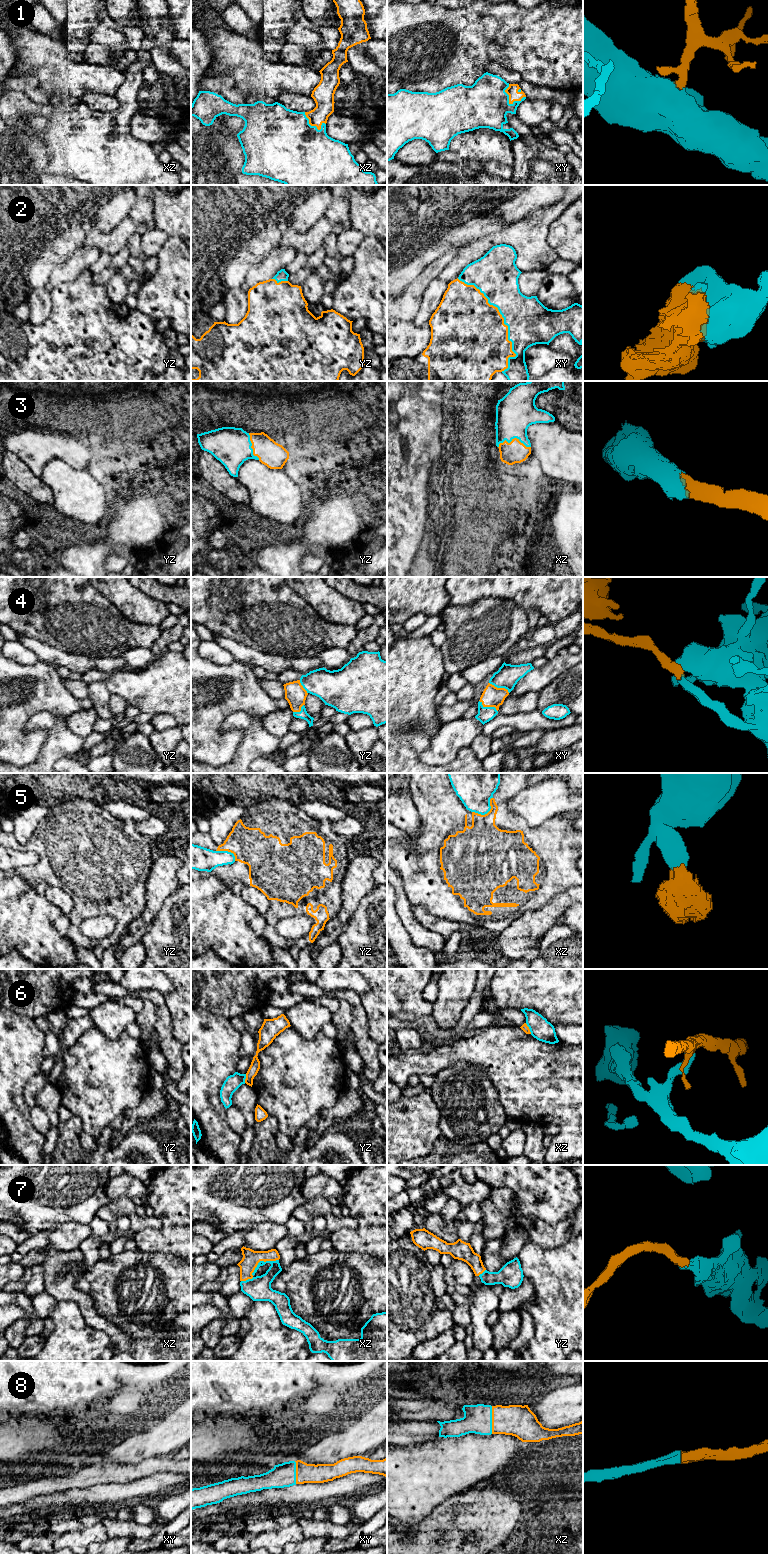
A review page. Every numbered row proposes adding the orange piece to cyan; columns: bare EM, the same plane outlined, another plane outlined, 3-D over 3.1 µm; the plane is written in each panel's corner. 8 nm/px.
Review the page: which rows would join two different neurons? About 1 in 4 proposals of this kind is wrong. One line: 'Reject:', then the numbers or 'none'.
Reject: 5, 6

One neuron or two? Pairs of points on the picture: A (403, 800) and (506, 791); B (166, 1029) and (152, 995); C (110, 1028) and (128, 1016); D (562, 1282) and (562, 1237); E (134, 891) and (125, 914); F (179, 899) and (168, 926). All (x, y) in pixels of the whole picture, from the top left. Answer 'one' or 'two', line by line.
A: two
B: one
C: one
D: two
E: one
F: one

